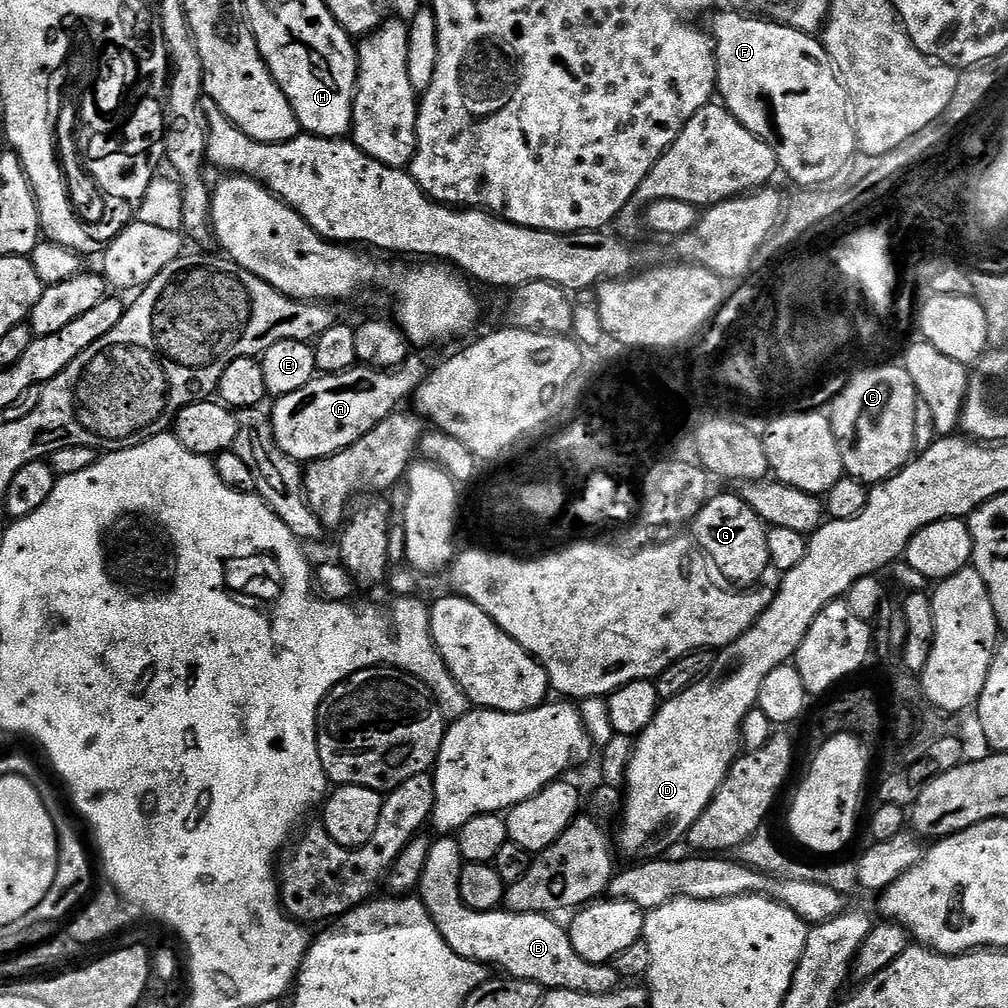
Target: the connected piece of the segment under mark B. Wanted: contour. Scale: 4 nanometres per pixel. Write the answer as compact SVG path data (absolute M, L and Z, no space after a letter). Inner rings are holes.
M444 834L433 839L430 850L426 854L426 862L418 889L420 900L426 906L434 926L438 926L438 934L442 934L442 938L450 946L450 950L454 950L467 960L477 960L480 964L487 964L493 969L501 968L504 971L501 973L507 974L511 979L538 982L545 990L570 990L571 992L601 996L610 994L621 987L622 977L616 973L616 969L611 963L591 964L586 962L586 958L582 958L576 953L568 937L567 927L556 921L559 919L543 912L510 912L507 910L475 912L470 910L470 906L466 906L466 902L462 902L460 897L460 875L465 863L466 861L460 856L460 847L456 844L455 835Z

